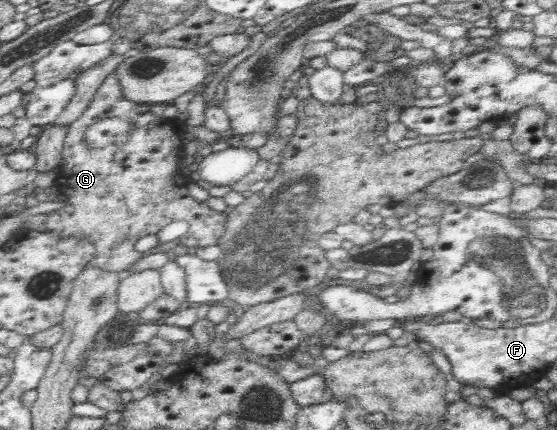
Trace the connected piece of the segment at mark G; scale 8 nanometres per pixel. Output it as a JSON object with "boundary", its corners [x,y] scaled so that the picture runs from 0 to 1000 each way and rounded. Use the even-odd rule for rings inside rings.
{"boundary":[[[201,167],[172,209],[151,265],[122,298],[110,353],[113,377],[101,402],[97,442],[118,451],[124,472],[86,500],[75,521],[77,537],[86,535],[97,549],[129,549],[165,563],[171,591],[162,616],[210,637],[228,633],[257,598],[255,586],[241,577],[248,556],[284,542],[309,514],[339,519],[323,560],[357,577],[388,570],[404,542],[409,498],[406,491],[377,486],[368,470],[348,465],[338,430],[323,430],[341,423],[330,405],[323,416],[327,398],[320,379],[321,353],[330,347],[336,321],[332,279],[291,277],[284,263],[271,263],[269,242],[230,233],[212,195],[208,167]],[[194,272],[230,277],[239,291],[233,319],[190,347],[158,349],[147,335],[154,300],[165,286]]]}

